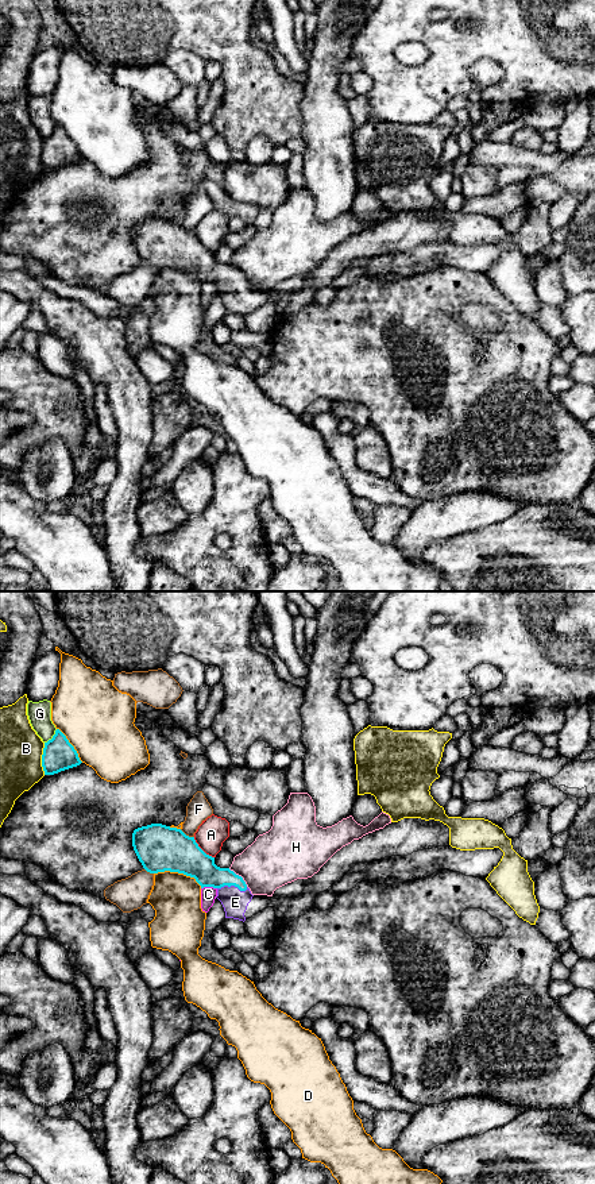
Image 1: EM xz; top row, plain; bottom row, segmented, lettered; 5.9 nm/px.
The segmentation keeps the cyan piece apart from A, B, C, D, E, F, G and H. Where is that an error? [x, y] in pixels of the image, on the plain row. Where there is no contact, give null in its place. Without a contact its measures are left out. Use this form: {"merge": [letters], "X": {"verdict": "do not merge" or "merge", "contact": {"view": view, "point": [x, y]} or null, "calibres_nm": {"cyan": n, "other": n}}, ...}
{"merge": ["E"], "A": {"verdict": "do not merge", "contact": {"view": "xz", "point": [201, 245]}, "calibres_nm": {"cyan": 280, "other": 170}}, "B": {"verdict": "do not merge", "contact": {"view": "xz", "point": [42, 154]}, "calibres_nm": {"cyan": 190, "other": 260}}, "C": {"verdict": "do not merge", "contact": {"view": "xz", "point": [208, 281]}, "calibres_nm": {"cyan": 220, "other": 100}}, "D": {"verdict": "do not merge", "contact": {"view": "xz", "point": [178, 267]}, "calibres_nm": {"cyan": 280, "other": 300}}, "E": {"verdict": "merge", "contact": {"view": "xz", "point": [232, 280]}, "calibres_nm": {"cyan": 170, "other": 150}}, "F": {"verdict": "do not merge", "contact": {"view": "xz", "point": [185, 230]}, "calibres_nm": {"cyan": 280, "other": 150}}, "G": {"verdict": "do not merge", "contact": {"view": "xz", "point": [53, 132]}, "calibres_nm": {"cyan": 190, "other": 140}}, "H": {"verdict": "do not merge", "contact": {"view": "xz", "point": [238, 270]}, "calibres_nm": {"cyan": 170, "other": 320}}}

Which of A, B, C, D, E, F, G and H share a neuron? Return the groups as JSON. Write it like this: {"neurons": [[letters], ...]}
{"neurons": [["A"], ["B"], ["C"], ["D"], ["E"], ["F"], ["G"], ["H"]]}

